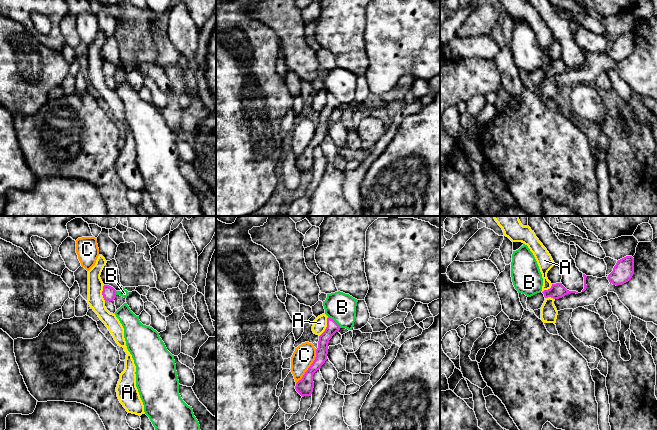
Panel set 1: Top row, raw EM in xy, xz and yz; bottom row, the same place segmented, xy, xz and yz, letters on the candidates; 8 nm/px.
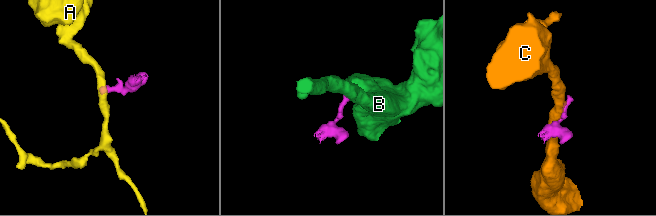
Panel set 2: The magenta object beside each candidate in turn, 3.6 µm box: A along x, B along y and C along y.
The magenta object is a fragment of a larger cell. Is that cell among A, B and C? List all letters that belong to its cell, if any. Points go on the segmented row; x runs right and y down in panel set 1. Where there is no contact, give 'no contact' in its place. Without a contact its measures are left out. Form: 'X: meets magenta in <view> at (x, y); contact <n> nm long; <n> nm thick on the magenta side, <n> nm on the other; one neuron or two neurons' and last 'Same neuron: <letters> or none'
A: meets magenta in xz at (326, 327); contact 170 nm long; 100 nm thick on the magenta side, 110 nm on the other; two neurons
B: meets magenta in xz at (334, 321); contact 130 nm long; 100 nm thick on the magenta side, 240 nm on the other; two neurons
C: meets magenta in xz at (310, 366); contact 320 nm long; 140 nm thick on the magenta side, 170 nm on the other; two neurons
Same neuron: none

